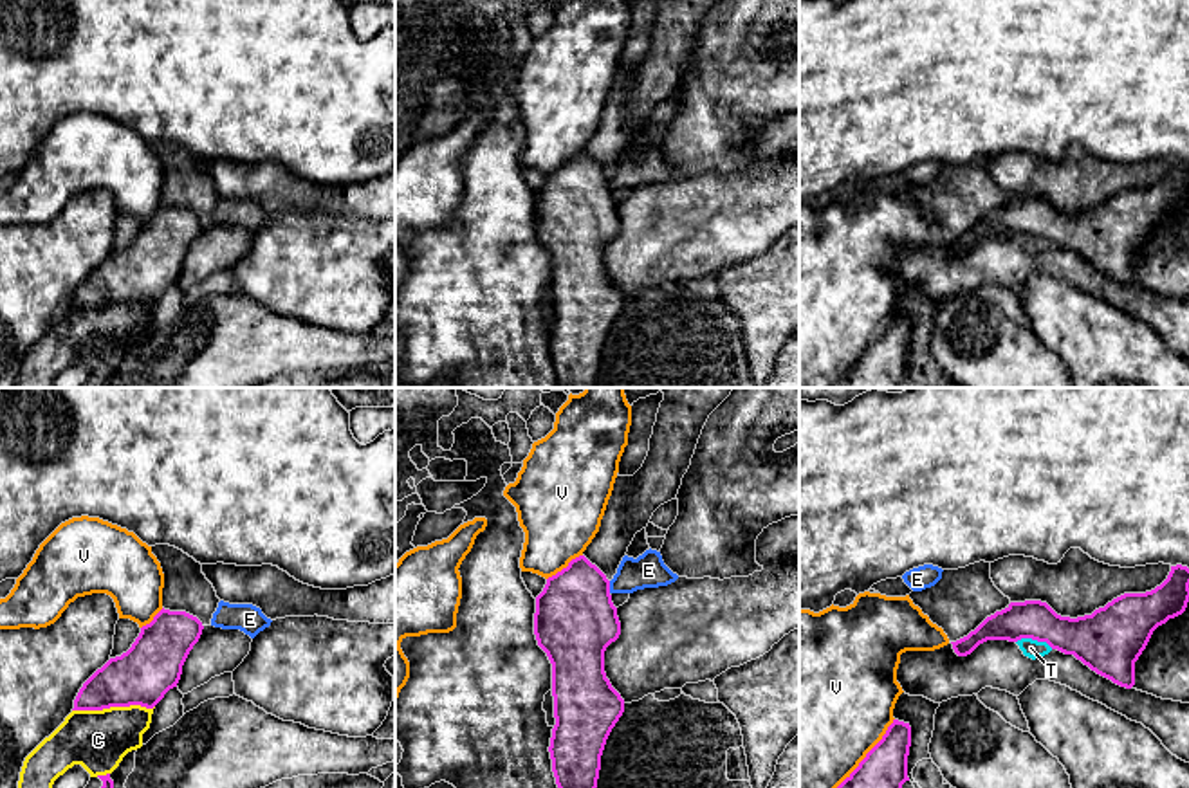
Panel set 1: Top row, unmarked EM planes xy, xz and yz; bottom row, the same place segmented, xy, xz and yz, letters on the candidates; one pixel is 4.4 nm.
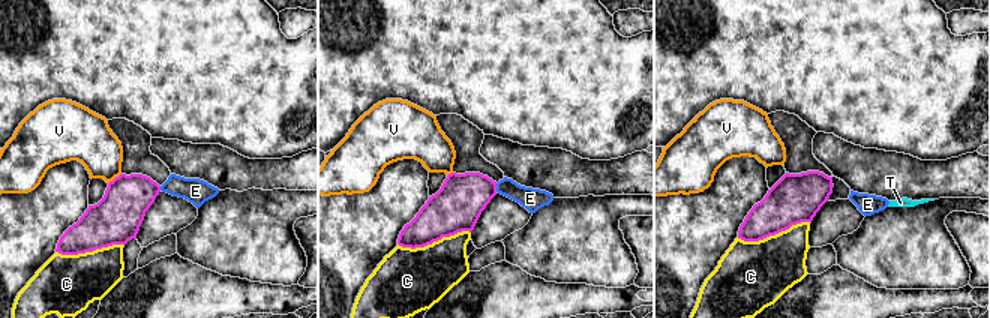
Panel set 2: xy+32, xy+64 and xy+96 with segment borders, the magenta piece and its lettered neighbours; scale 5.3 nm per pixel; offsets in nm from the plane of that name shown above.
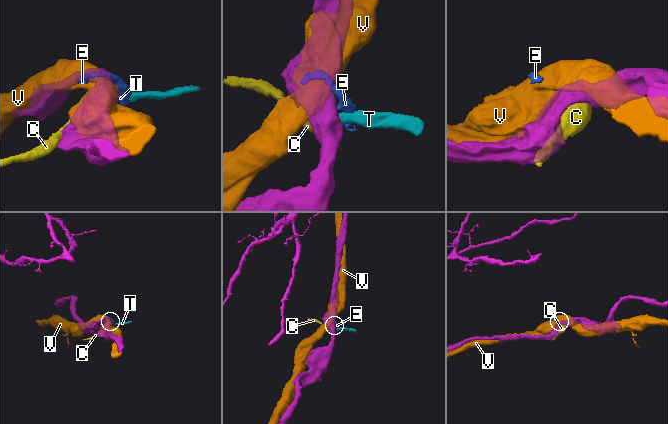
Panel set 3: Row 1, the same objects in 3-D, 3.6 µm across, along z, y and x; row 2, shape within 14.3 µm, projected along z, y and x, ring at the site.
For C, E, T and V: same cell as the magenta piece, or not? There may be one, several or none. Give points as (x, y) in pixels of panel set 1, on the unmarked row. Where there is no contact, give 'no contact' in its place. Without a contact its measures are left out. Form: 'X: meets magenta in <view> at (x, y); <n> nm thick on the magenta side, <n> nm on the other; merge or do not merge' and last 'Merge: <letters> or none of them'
C: meets magenta in xy at (112, 302); 260 nm thick on the magenta side, 280 nm on the other; do not merge
E: meets magenta in xz at (608, 183); 360 nm thick on the magenta side, 160 nm on the other; do not merge
T: meets magenta in yz at (1034, 235); 220 nm thick on the magenta side, 80 nm on the other; do not merge
V: meets magenta in yz at (866, 350); 240 nm thick on the magenta side, 500 nm on the other; do not merge
Merge: none of them

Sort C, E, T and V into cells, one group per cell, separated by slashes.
C T / E / V

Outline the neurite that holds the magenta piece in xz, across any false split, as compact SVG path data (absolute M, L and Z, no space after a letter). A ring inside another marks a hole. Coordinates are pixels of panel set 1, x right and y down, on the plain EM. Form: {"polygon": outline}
{"polygon": "M585 151L547 175L536 193L534 231L552 260L556 321L550 334L552 368L559 388L595 388L606 335L624 308L624 296L604 269L604 247L621 231L610 177Z"}

